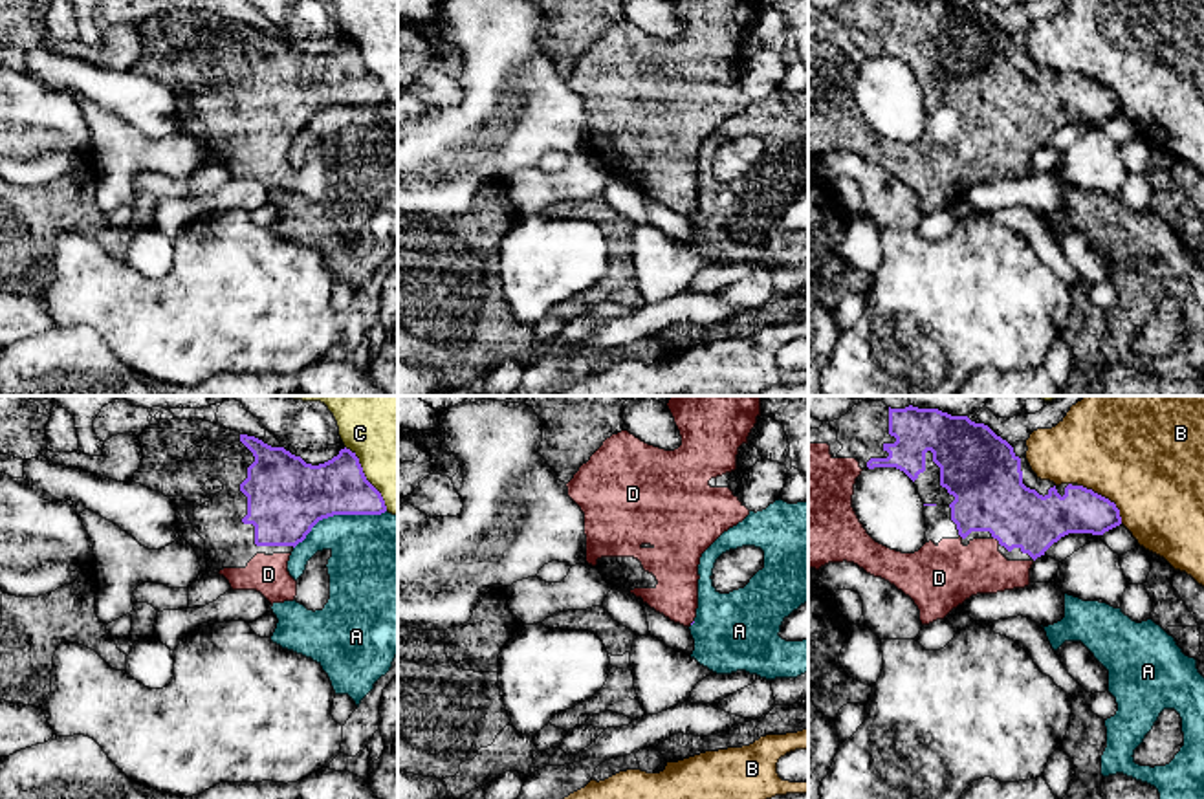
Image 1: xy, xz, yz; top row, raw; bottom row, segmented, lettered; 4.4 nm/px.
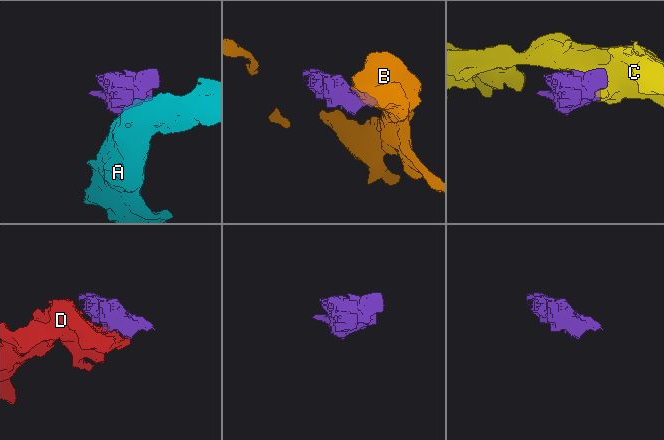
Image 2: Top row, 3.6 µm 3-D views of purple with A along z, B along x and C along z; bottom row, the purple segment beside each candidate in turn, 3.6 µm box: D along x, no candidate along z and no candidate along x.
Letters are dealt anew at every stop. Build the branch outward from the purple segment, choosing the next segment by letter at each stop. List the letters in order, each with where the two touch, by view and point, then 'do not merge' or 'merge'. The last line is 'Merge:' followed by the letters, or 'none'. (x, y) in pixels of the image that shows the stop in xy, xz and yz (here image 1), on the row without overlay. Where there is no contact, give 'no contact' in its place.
A: contact xy (338, 103); do not merge
B: contact yz (1104, 87); do not merge
C: contact xy (365, 68); do not merge
D: contact yz (997, 129); merge
Merge: D

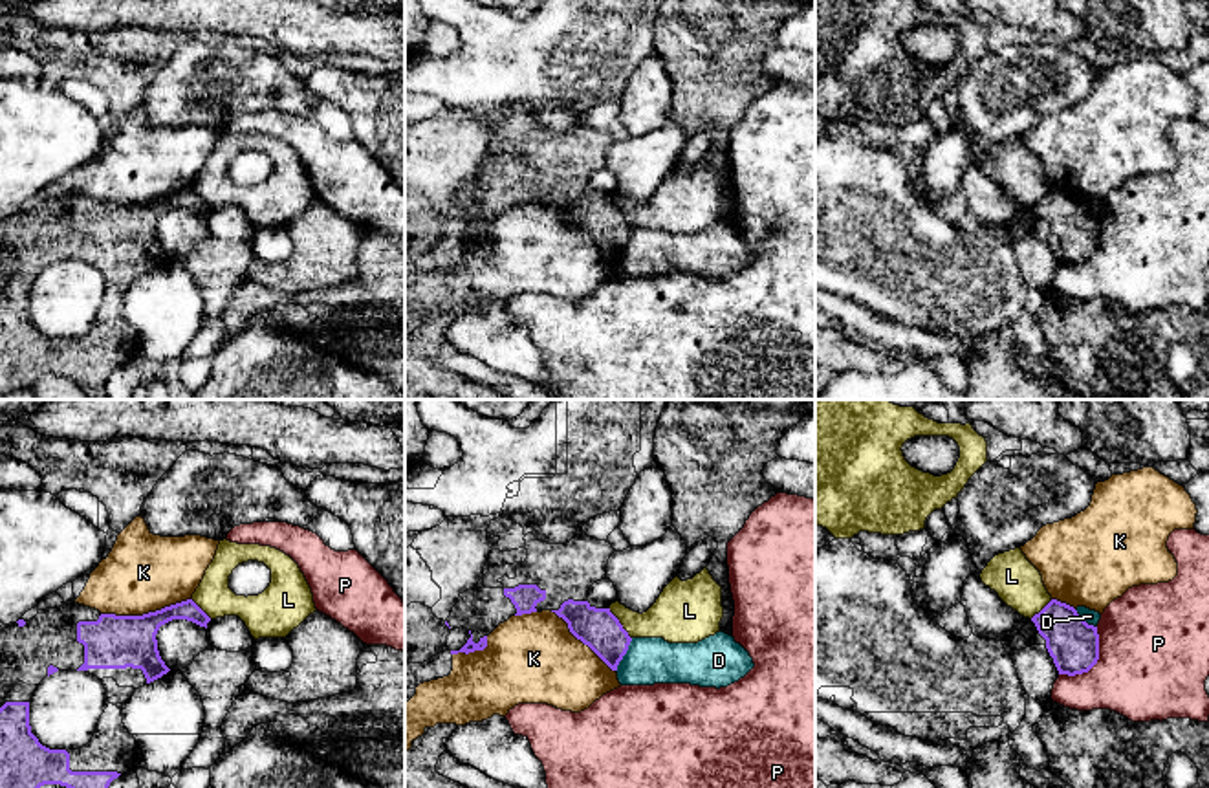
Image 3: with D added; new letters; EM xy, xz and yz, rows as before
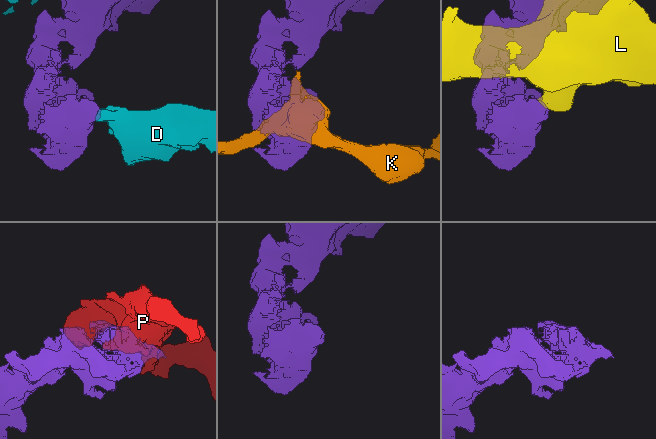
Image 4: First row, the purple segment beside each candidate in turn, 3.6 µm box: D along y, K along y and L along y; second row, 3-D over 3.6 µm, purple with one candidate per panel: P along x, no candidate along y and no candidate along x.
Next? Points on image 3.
D: contact xz (625, 242); do not merge
K: contact xy (145, 204); do not merge
L: contact xz (620, 213); do not merge
P: contact yz (1094, 253); do not merge
Merge: none

